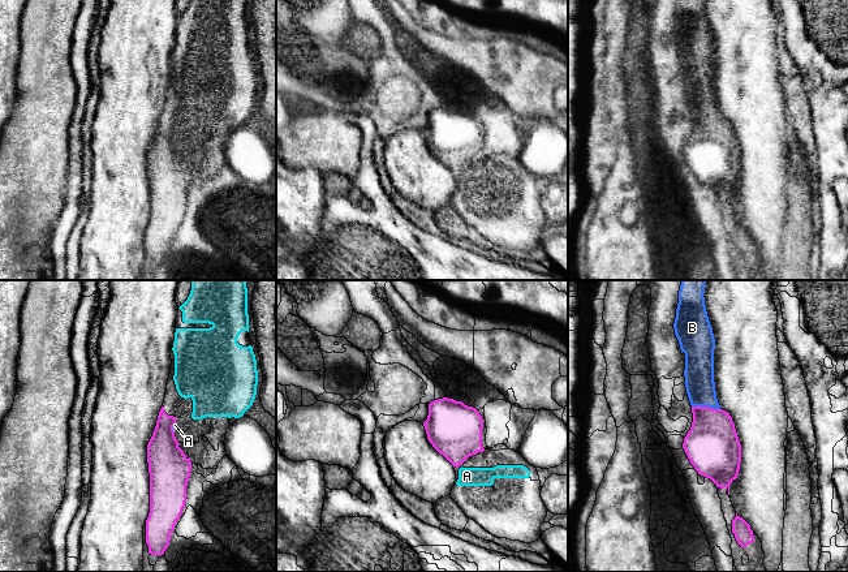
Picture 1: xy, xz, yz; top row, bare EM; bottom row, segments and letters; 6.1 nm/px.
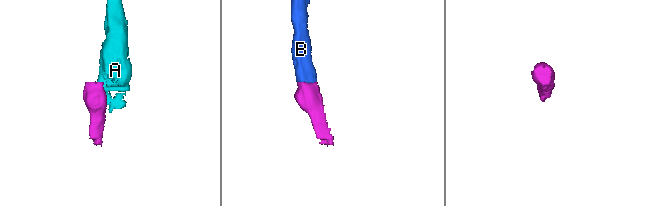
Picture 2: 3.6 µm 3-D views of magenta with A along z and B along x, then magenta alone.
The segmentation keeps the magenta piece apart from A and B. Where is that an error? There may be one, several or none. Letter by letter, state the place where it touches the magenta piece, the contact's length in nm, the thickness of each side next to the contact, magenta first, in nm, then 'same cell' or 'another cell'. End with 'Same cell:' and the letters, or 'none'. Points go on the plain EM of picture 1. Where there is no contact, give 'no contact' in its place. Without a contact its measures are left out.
A: contact xy (172, 136); length 60 nm; calibres 260 and 20 nm; another cell
B: contact yz (706, 115); length 180 nm; calibres 340 and 180 nm; same cell
Same cell: B

